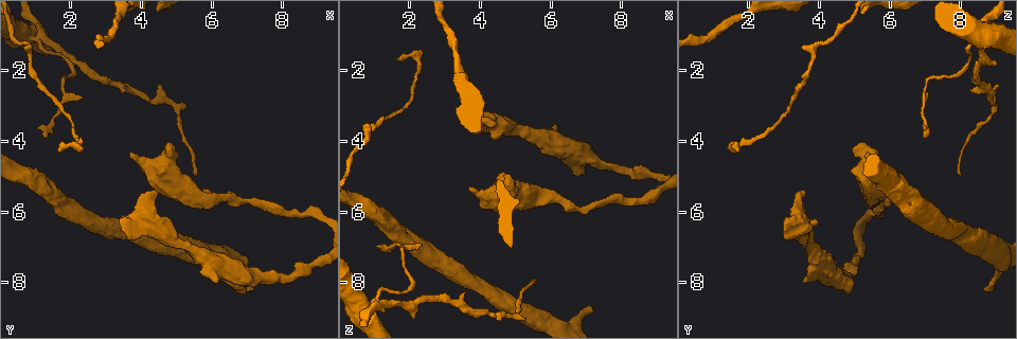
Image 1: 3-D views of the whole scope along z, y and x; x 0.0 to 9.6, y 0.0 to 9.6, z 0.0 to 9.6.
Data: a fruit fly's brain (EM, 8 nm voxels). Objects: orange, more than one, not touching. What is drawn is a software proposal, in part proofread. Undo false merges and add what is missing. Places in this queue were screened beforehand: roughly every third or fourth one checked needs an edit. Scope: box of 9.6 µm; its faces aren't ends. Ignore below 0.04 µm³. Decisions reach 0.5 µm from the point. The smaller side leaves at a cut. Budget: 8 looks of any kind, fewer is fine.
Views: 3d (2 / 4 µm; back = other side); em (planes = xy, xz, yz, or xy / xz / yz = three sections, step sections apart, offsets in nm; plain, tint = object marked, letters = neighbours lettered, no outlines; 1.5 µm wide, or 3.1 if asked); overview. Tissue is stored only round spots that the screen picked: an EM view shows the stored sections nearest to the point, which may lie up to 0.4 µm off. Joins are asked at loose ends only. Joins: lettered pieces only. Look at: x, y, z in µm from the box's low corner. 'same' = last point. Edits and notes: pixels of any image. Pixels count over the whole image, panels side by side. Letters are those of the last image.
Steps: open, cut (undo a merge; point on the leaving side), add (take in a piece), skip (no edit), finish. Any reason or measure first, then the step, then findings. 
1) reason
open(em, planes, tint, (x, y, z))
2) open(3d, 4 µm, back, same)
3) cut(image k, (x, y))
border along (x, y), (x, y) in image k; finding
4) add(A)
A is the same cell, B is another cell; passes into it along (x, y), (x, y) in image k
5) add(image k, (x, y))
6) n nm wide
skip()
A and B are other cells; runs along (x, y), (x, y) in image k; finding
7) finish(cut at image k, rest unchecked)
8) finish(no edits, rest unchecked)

an open end
open(3d, 4 µm, back, (7.20, 8.25, 8.75))

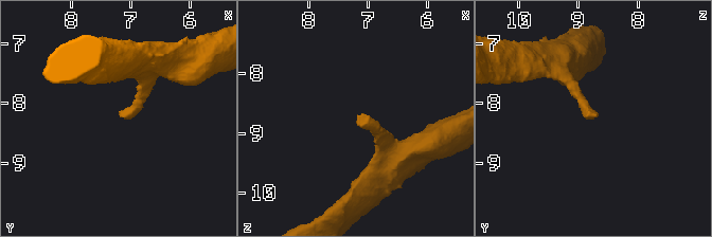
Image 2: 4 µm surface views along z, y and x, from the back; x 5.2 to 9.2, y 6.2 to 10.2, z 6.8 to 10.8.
shape alone is not enough
open(em, xz, step 8, letters, (7.15, 8.25, 8.70))

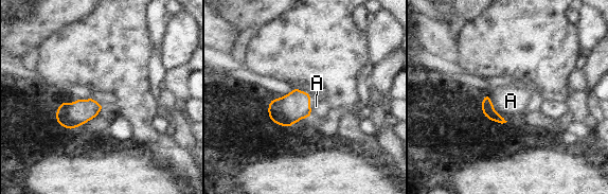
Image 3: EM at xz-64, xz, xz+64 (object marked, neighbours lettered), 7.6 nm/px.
A touches over 260 nm
add(A)
A is the same cell; passes into it along (487, 107), (493, 108), (511, 101) in image 3; the cell continues

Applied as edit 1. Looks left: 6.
open(overview)

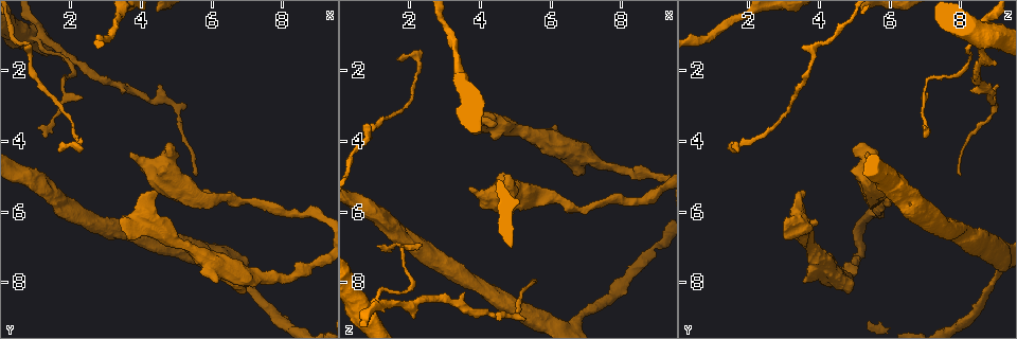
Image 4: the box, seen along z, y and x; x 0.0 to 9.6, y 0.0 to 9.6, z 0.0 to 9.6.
branch stops here
open(3d, 4 µm, (1.65, 4.25, 1.65))

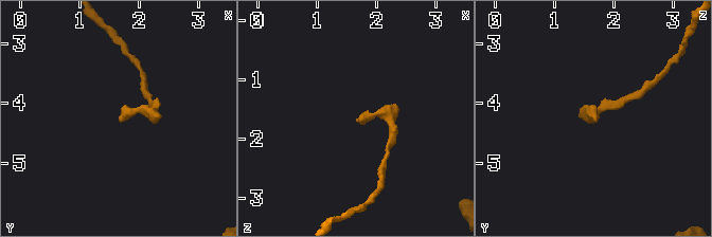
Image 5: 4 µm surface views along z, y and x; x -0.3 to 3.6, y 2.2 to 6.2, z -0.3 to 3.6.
open(em, xz, step 8, letters, (1.65, 4.30, 1.70))

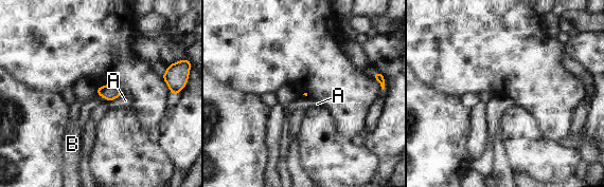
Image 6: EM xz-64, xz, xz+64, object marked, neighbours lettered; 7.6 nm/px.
cut it another way
open(em, planes, letters, same)

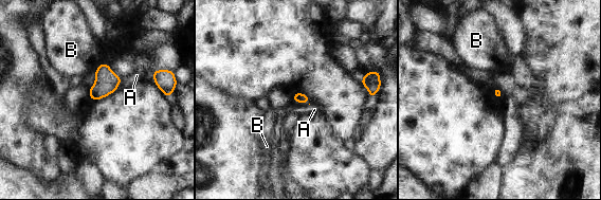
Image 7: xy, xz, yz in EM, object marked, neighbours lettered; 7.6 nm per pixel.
B touches over 100 nm
skip()
A and B are other cells; border along (122, 78), (116, 89) in image 7; none of them fits

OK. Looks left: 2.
thin arm on a thick one
open(em, planes, letters, (1.10, 0.95, 8.75))

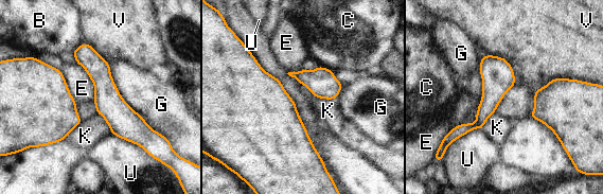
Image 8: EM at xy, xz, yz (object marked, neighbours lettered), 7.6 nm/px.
G touches over 700 nm
cut(image 8, (461, 129))
B, C, E, G, K, U and V are other cells; border along (475, 122), (477, 127) in image 8; two cells meet here

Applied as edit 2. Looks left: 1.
finish(add at image 3, cut at image 8, rest unchecked)

